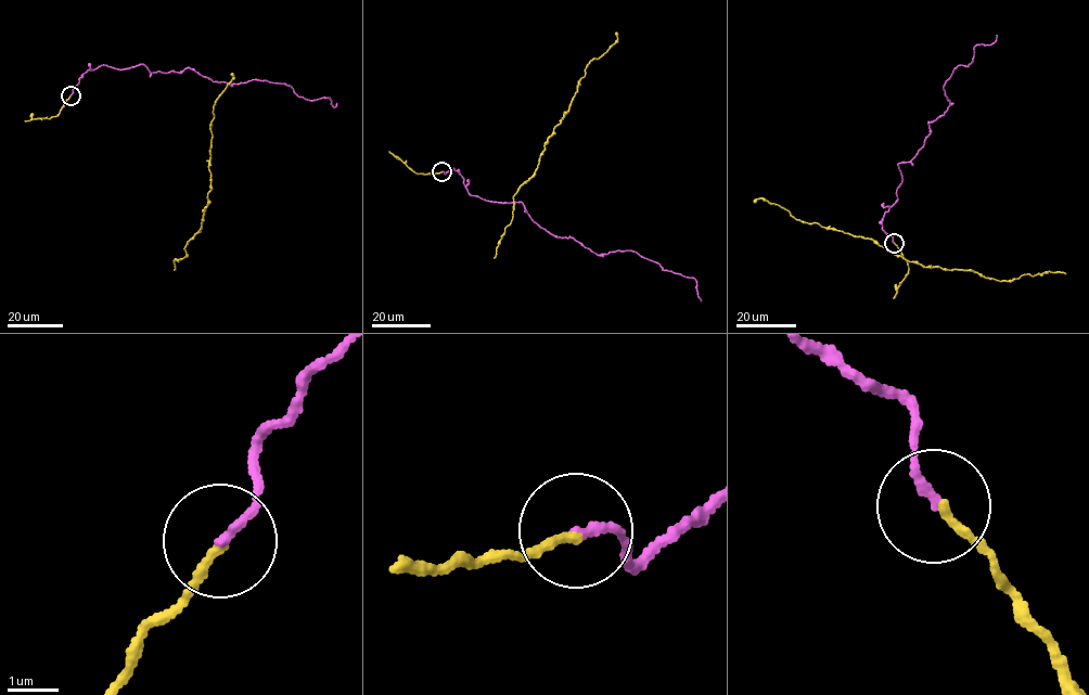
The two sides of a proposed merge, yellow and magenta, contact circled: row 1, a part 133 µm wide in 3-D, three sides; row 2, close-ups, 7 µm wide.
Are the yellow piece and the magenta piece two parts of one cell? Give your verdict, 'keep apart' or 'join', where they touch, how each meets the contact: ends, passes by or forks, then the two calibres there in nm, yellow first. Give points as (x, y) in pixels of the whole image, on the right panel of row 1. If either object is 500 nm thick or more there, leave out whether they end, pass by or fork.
join | (894, 243) | yellow ends | magenta ends | 170/170 nm

